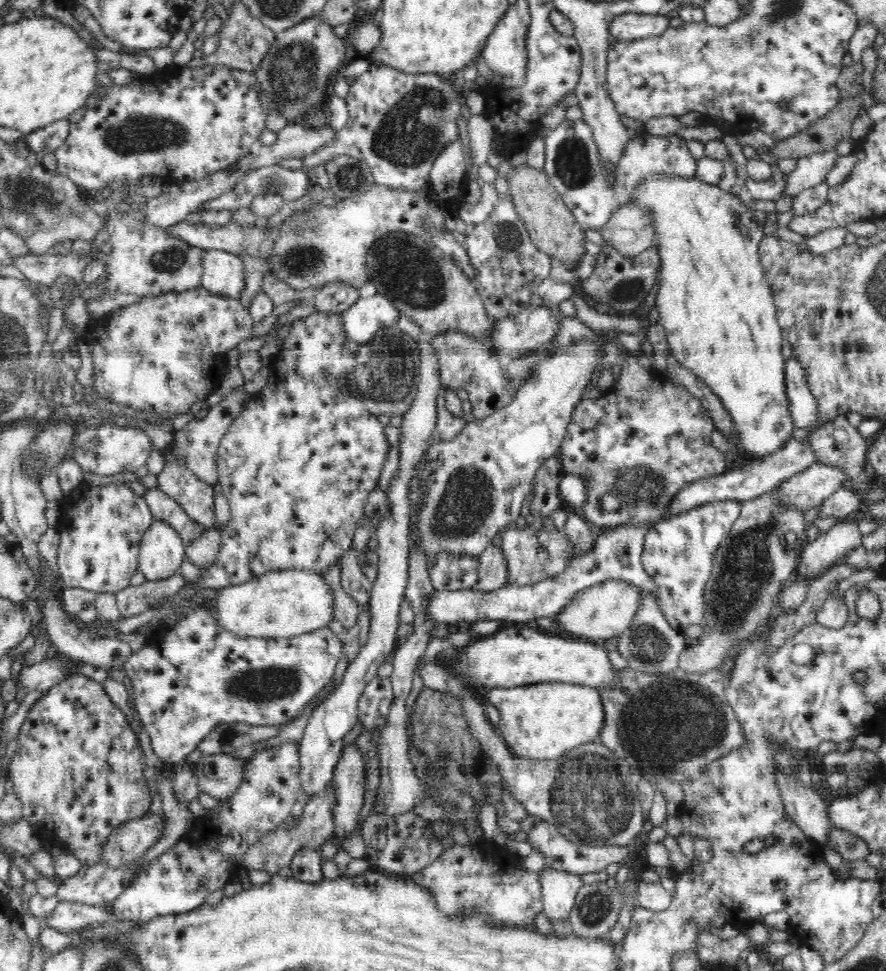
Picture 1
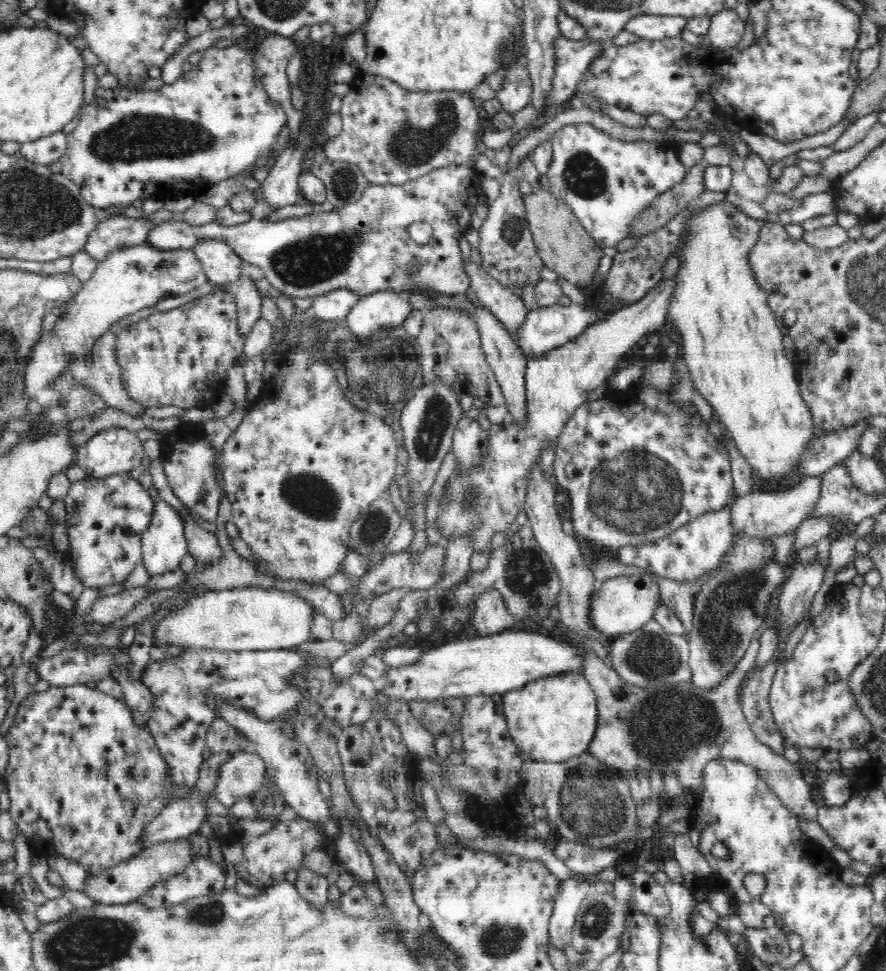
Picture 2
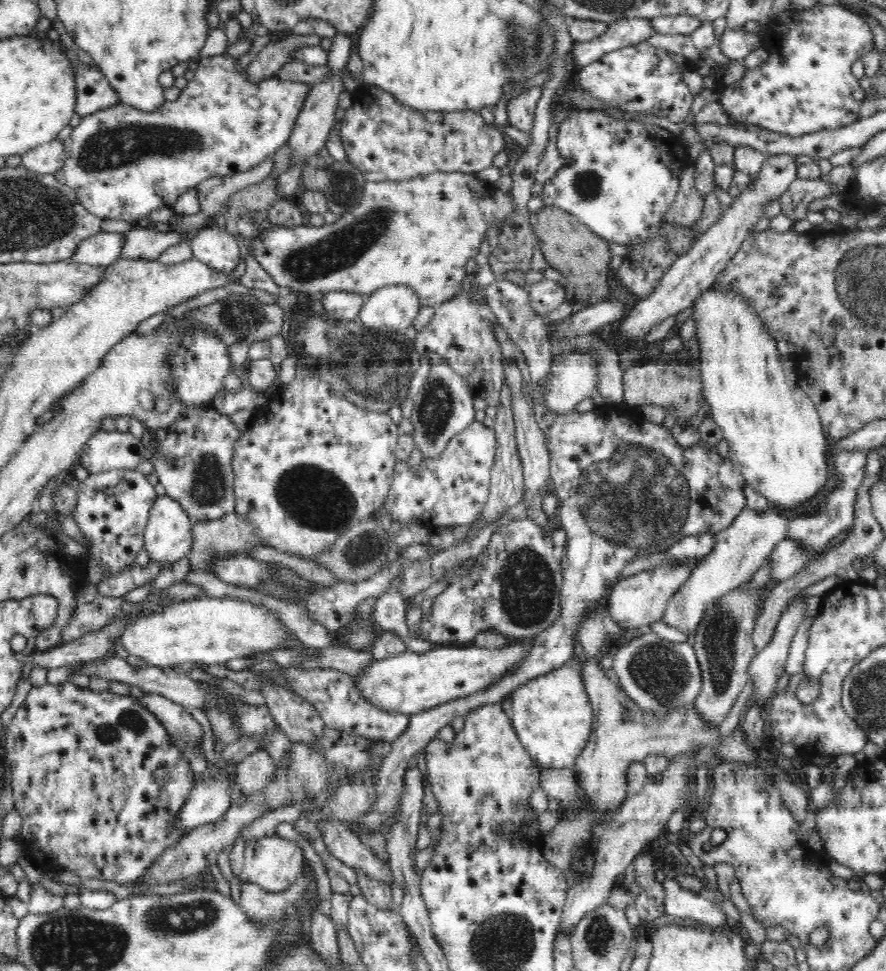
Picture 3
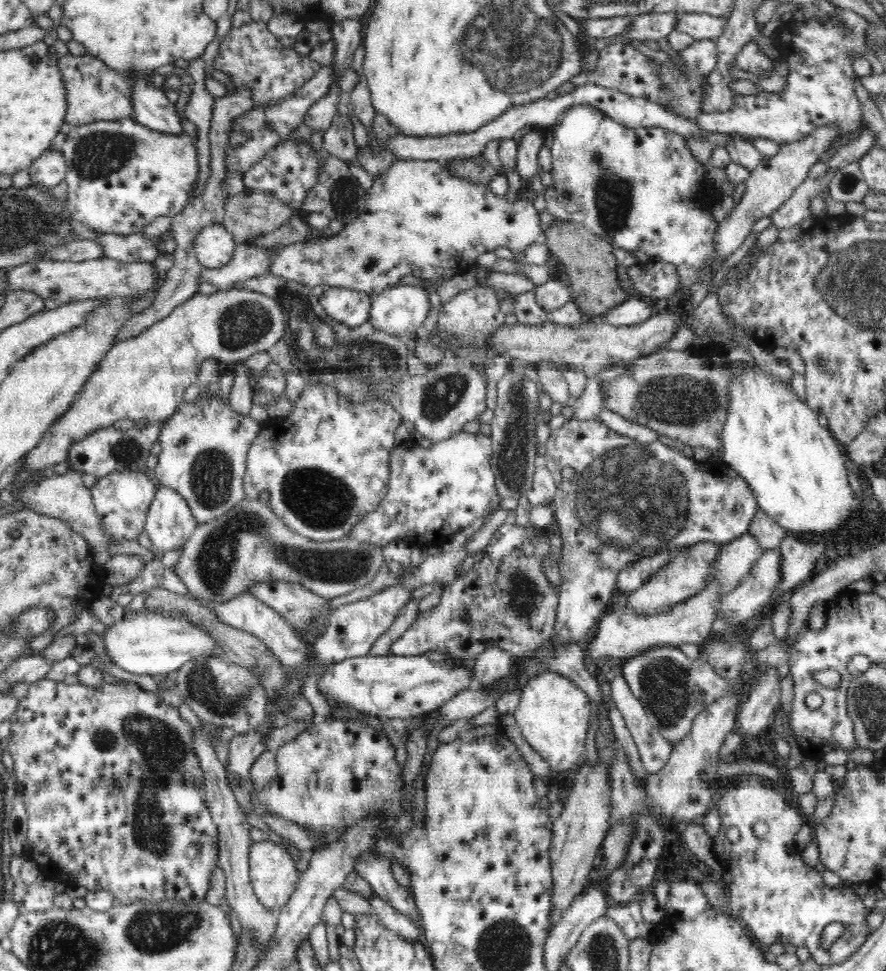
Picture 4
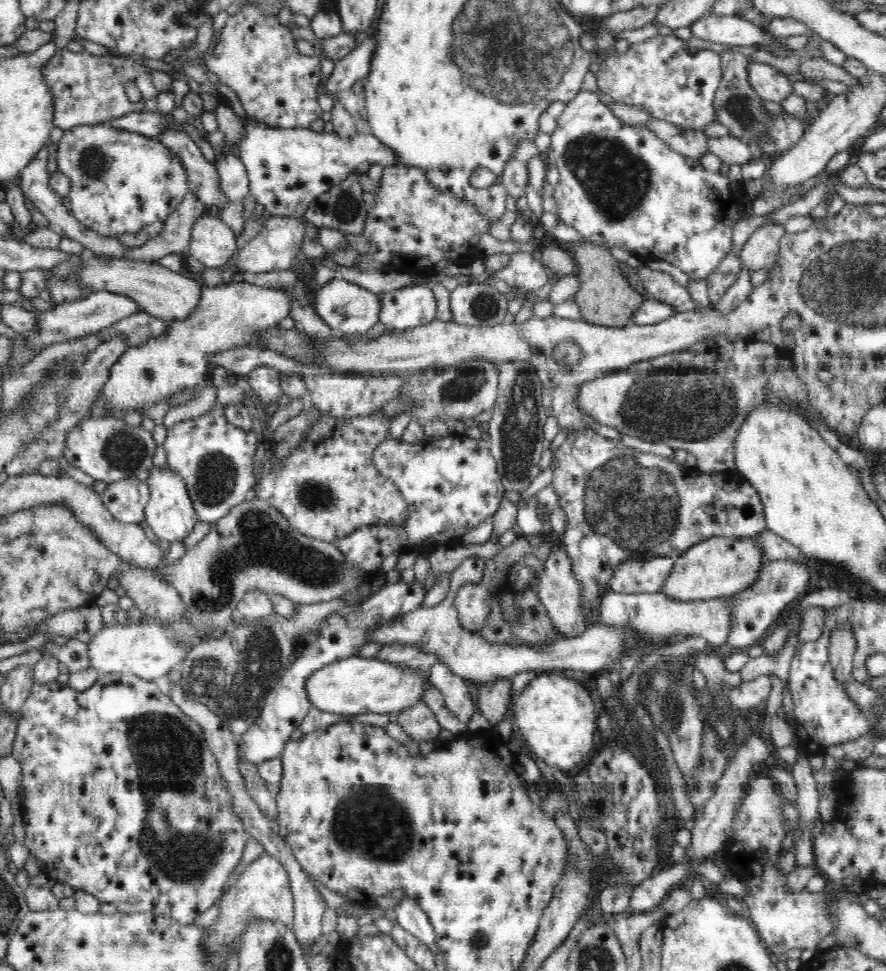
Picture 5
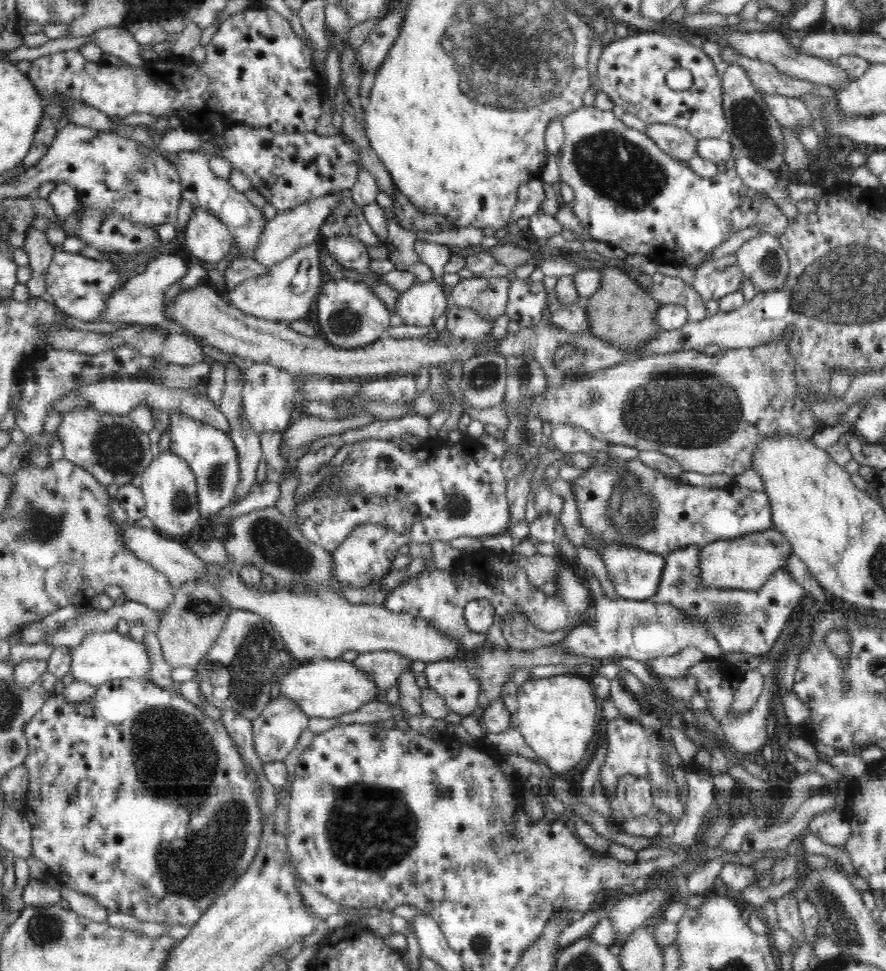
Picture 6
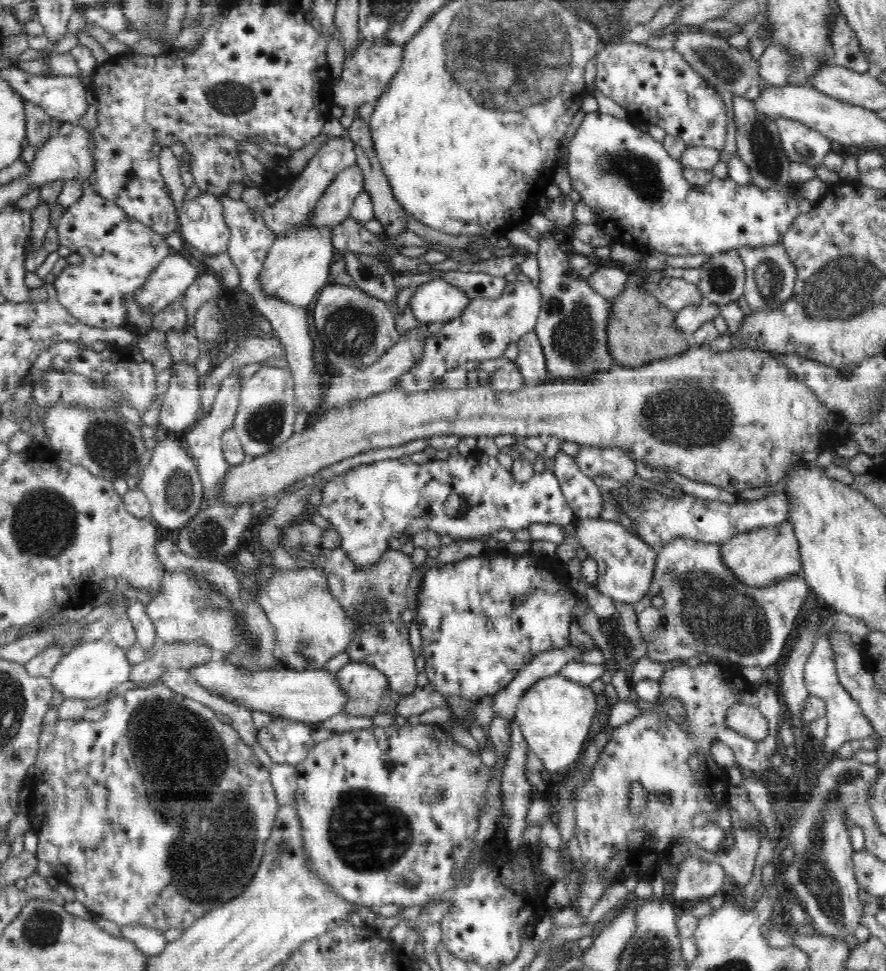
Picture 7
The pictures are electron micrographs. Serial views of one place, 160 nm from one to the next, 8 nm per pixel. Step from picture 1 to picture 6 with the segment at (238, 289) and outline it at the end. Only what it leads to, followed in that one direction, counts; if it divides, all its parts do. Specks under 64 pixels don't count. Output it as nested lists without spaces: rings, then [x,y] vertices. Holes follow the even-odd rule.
[[[195,207],[192,218],[188,220],[183,234],[188,250],[193,259],[199,258],[206,263],[221,262],[233,248],[232,235],[228,227],[213,213],[205,208]]]

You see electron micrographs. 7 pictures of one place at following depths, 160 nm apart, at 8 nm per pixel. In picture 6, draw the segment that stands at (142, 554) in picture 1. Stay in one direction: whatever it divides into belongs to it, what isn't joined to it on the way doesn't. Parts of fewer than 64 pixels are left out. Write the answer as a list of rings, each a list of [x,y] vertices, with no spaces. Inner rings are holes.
[[[163,451],[146,468],[137,481],[145,497],[145,516],[154,523],[156,531],[165,536],[188,536],[203,519],[199,513],[196,477],[186,460],[172,453]]]

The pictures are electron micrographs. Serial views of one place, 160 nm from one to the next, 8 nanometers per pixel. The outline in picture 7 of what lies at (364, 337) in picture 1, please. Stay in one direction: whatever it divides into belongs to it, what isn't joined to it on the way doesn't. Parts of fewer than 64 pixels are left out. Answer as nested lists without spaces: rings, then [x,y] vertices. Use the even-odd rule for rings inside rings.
[[[436,275],[415,288],[409,300],[409,315],[420,323],[445,323],[460,316],[470,301],[465,292]]]

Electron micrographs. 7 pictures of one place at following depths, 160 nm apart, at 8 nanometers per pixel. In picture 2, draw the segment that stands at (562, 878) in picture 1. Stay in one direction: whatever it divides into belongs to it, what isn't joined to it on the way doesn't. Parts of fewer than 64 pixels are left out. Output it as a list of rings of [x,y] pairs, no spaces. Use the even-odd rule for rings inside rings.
[[[566,879],[561,880],[558,892],[555,896],[554,906],[549,922],[549,940],[556,949],[564,950],[572,944],[573,928],[576,922],[578,911],[582,901],[588,893],[594,892],[594,884],[588,883],[584,879]]]

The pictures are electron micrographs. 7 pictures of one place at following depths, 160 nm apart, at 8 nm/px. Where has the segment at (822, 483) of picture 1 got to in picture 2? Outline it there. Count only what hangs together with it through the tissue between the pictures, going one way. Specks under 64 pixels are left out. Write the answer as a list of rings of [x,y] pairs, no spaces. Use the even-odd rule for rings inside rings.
[[[803,476],[798,484],[790,488],[778,488],[774,492],[752,492],[738,497],[731,506],[734,540],[743,534],[761,540],[773,540],[792,530],[798,529],[810,512],[816,507],[821,496],[823,476]]]

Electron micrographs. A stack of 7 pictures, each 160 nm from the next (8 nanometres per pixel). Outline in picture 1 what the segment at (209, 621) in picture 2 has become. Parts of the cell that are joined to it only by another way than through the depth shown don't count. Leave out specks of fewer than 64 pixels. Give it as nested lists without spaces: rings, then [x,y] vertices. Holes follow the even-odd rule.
[[[302,569],[270,571],[248,582],[224,587],[209,606],[224,629],[240,637],[264,639],[290,639],[328,627],[335,610],[334,596],[324,574]]]

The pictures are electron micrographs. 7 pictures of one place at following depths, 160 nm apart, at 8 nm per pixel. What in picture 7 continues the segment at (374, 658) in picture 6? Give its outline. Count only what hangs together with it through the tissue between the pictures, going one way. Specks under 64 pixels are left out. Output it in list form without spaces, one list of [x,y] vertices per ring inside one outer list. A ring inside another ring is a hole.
[[[350,661],[336,675],[340,687],[348,693],[348,702],[342,714],[373,717],[388,713],[389,707],[394,705],[390,697],[390,683],[374,665]]]

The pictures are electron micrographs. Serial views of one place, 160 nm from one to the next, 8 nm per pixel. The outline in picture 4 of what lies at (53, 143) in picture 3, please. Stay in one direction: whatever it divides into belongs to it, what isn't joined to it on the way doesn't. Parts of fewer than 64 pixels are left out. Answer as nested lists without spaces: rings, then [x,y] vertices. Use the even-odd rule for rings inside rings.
[[[45,150],[28,168],[31,182],[53,187],[65,180],[67,164],[61,151]]]

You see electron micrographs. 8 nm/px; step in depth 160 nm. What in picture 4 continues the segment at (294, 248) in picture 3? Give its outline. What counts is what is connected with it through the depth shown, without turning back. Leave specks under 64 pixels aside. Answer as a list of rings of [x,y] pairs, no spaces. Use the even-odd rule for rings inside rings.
[[[396,160],[384,174],[375,177],[374,184],[368,190],[365,190],[364,199],[365,208],[359,213],[357,218],[345,224],[342,230],[335,235],[325,236],[323,234],[317,238],[308,237],[303,241],[280,247],[276,251],[276,254],[272,256],[272,262],[270,262],[267,273],[279,276],[280,278],[288,278],[296,282],[301,282],[310,288],[314,288],[314,286],[323,286],[325,288],[336,286],[360,290],[373,296],[376,296],[384,289],[398,285],[398,282],[402,280],[402,276],[412,274],[414,278],[418,278],[422,282],[421,287],[427,291],[428,287],[432,286],[434,282],[440,284],[442,280],[450,280],[450,278],[458,276],[458,274],[463,273],[468,268],[476,266],[478,256],[486,252],[491,252],[496,247],[508,247],[513,253],[524,252],[525,248],[530,246],[530,244],[541,241],[544,229],[539,219],[539,213],[536,211],[532,201],[526,199],[526,197],[519,195],[514,202],[508,202],[505,195],[492,193],[487,185],[478,185],[478,183],[474,183],[468,177],[454,177],[450,175],[448,168],[441,165],[438,161]]]

